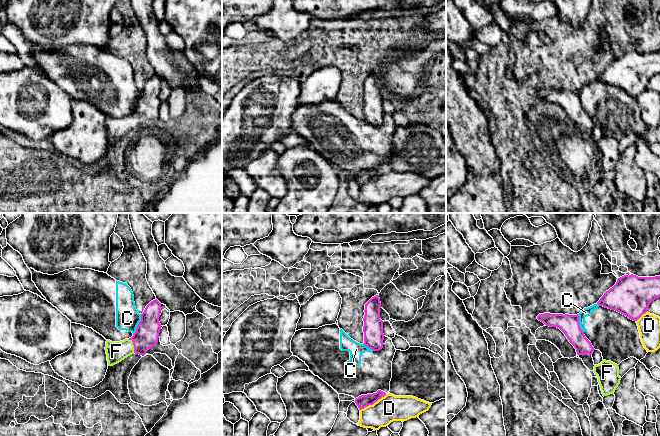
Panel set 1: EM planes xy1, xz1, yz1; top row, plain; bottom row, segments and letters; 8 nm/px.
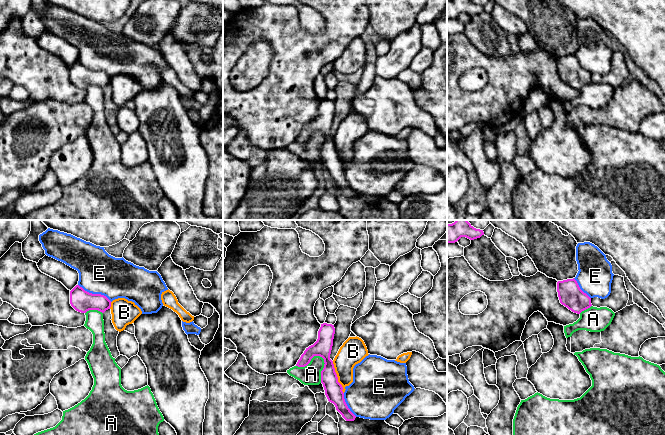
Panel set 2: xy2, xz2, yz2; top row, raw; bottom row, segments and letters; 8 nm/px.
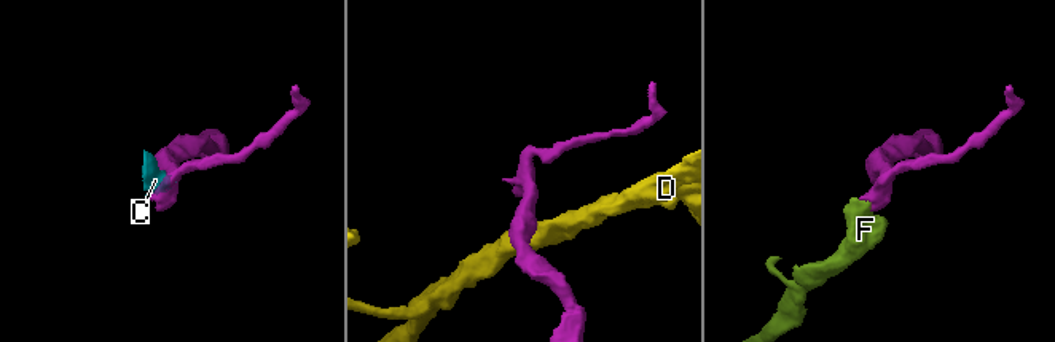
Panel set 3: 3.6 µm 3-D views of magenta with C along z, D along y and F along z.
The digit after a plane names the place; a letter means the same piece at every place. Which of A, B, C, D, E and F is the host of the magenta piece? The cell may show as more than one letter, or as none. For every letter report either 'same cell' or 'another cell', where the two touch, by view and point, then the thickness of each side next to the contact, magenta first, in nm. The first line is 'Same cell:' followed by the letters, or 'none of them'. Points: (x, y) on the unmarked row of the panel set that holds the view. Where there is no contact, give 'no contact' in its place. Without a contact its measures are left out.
Same cell: F
A: another cell; meets magenta in xz2 at (321, 132); 150 nm thick on the magenta side, 160 nm on the other
B: another cell; meets magenta in xz2 at (337, 153); 140 nm thick on the magenta side, 200 nm on the other
C: another cell; meets magenta in xy1 at (138, 100); 190 nm thick on the magenta side, 190 nm on the other
D: another cell; meets magenta in xz1 at (373, 179); 100 nm thick on the magenta side, 220 nm on the other
E: another cell; meets magenta in xy2 at (95, 70); 180 nm thick on the magenta side, 340 nm on the other
F: same cell; meets magenta in xy1 at (133, 120); 190 nm thick on the magenta side, 160 nm on the other

